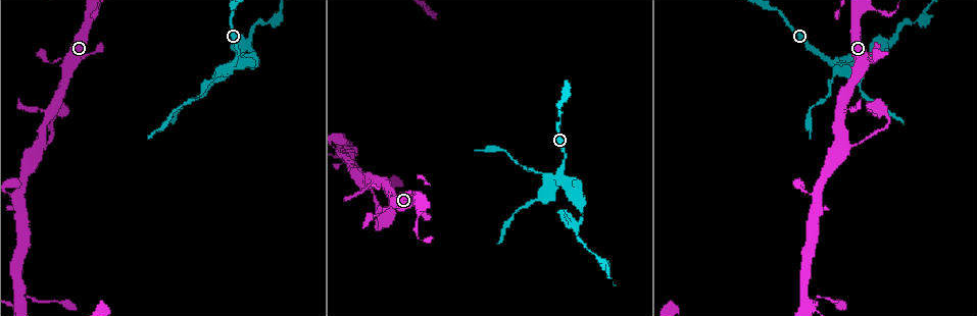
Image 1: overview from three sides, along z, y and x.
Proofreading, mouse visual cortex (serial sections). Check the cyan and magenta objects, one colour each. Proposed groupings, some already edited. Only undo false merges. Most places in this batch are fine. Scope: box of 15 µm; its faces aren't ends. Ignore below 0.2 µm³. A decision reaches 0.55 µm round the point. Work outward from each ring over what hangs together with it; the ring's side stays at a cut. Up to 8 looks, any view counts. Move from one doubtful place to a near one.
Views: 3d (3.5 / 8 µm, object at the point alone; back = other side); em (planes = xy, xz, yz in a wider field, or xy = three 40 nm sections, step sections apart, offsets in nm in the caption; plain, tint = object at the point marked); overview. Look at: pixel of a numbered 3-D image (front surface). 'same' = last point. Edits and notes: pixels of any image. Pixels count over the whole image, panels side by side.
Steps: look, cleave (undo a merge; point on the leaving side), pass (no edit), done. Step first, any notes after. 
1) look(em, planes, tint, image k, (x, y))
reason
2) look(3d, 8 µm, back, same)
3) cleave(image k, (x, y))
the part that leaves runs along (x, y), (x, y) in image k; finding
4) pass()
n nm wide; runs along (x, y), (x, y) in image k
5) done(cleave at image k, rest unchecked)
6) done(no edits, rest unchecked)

look(em, xy, step 1, tint, image 1, (560, 174))
four arms meet

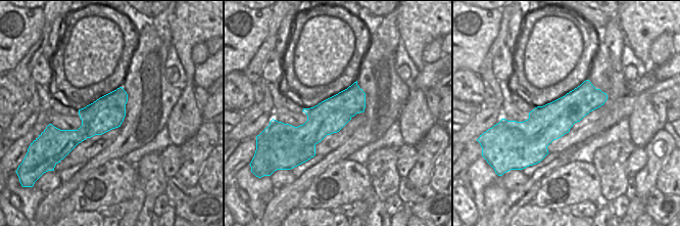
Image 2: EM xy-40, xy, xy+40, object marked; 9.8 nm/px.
look(3d, 3.5 µm, same)
wider look

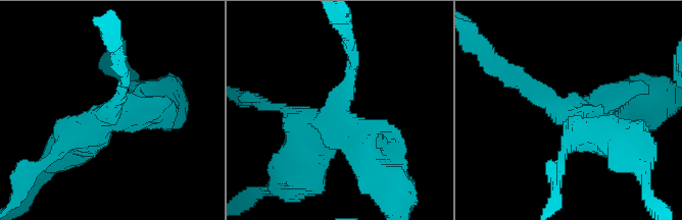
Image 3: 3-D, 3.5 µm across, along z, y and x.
cleave(image 3, (154, 111))
the part that leaves runs along (338, 117), (394, 187) in image 3; two cells meet here

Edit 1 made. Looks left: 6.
look(3d, 3.5 µm, image 1, (366, 186))
small branch off a trunk

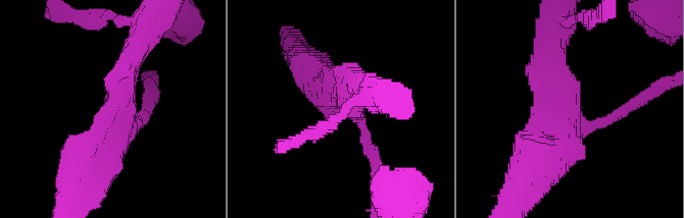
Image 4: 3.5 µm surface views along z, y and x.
look(em, xy, step 5, tint, image 4, (115, 121))
3 arms; arms of 200, 350, 500 nm

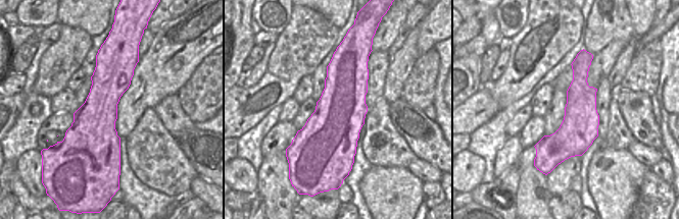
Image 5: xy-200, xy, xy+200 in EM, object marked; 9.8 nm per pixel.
look(em, xy, step 3, tint, same)

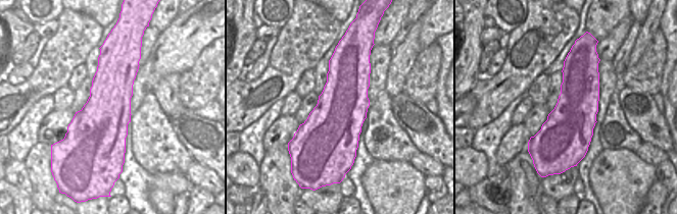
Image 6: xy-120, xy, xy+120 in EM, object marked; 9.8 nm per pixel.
pass()
runs along (131, 60), (114, 135), (87, 176) in image 4; all the same cell

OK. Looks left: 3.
look(3d, 8 µm, image 1, (808, 301))
thin arm on a thick one

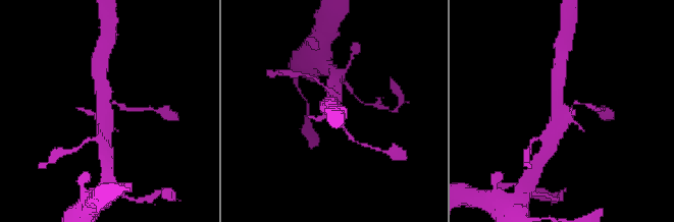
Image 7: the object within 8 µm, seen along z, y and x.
look(3d, 3.5 µm, image 7, (108, 110))

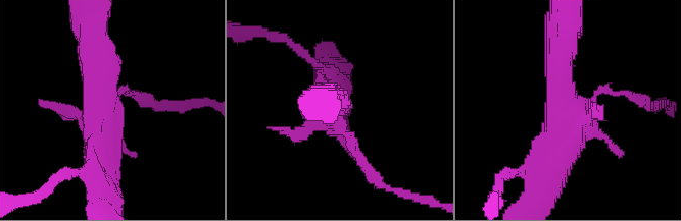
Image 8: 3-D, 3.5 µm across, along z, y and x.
look(em, xy, step 2, tint, image 8, (107, 107))
now the EM

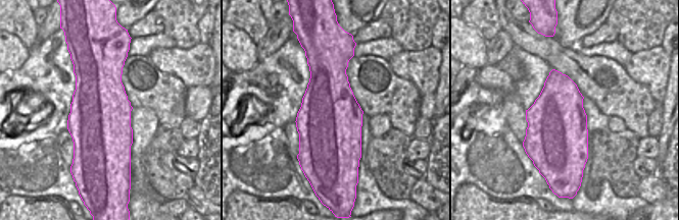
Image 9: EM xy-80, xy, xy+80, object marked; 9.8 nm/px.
pass()
runs along (322, 99), (331, 99), (362, 164) in image 8; all the same cell

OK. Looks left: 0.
done(cleave at image 3, rest unchecked)

